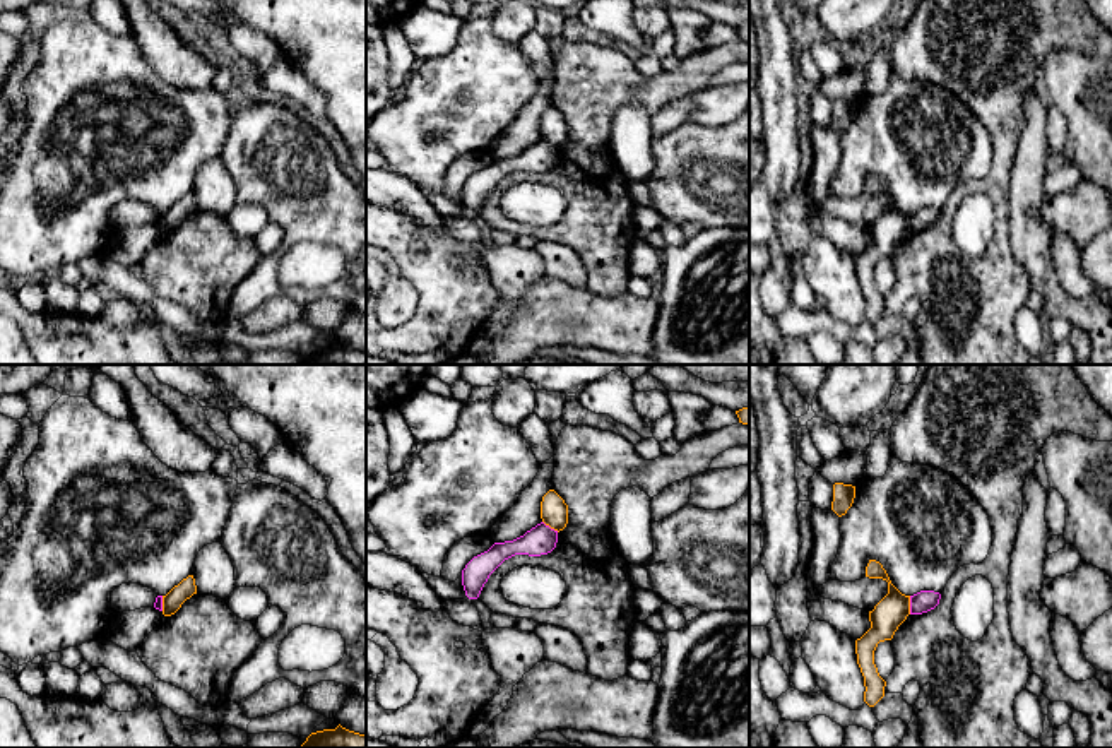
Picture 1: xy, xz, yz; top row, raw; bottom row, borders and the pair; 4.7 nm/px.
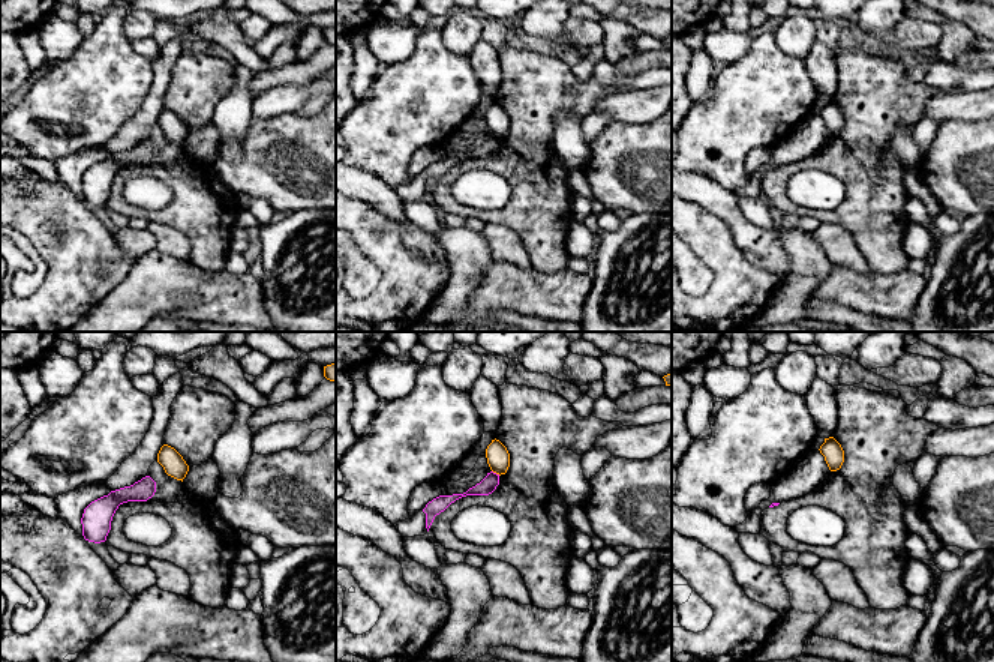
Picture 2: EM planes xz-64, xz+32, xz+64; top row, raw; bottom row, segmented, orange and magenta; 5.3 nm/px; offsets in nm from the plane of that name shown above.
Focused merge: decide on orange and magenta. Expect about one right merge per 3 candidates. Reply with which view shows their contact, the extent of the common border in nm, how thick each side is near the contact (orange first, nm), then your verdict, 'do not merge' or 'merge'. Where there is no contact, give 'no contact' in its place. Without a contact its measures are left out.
yz | 90 nm | 150/100 nm | do not merge

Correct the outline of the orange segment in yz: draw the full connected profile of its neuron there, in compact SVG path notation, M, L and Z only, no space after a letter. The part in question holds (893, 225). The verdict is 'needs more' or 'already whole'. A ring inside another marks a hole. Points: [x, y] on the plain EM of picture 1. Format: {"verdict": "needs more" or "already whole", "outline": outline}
{"verdict": "already whole", "outline": "M869 176L866 193L888 199L888 211L869 228L871 245L855 257L857 281L864 293L864 318L874 324L884 313L886 298L874 281L874 267L879 258L891 257L898 243L910 231L910 212L902 211L890 197L883 181Z"}

